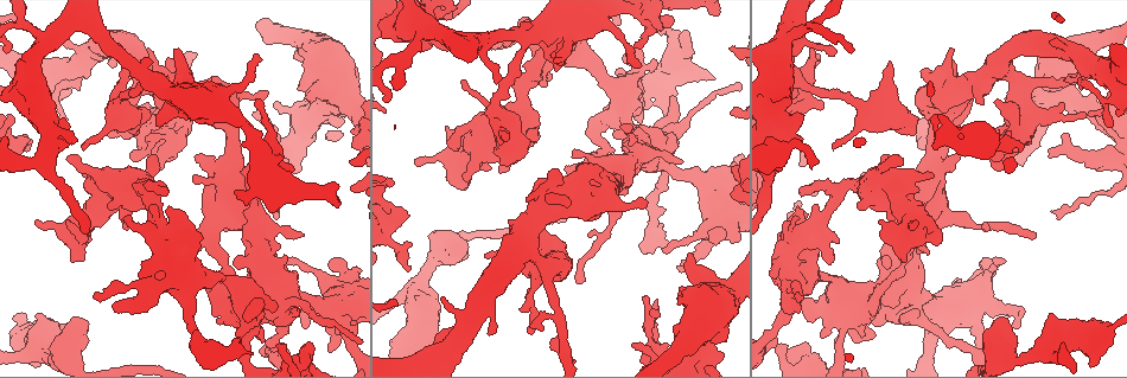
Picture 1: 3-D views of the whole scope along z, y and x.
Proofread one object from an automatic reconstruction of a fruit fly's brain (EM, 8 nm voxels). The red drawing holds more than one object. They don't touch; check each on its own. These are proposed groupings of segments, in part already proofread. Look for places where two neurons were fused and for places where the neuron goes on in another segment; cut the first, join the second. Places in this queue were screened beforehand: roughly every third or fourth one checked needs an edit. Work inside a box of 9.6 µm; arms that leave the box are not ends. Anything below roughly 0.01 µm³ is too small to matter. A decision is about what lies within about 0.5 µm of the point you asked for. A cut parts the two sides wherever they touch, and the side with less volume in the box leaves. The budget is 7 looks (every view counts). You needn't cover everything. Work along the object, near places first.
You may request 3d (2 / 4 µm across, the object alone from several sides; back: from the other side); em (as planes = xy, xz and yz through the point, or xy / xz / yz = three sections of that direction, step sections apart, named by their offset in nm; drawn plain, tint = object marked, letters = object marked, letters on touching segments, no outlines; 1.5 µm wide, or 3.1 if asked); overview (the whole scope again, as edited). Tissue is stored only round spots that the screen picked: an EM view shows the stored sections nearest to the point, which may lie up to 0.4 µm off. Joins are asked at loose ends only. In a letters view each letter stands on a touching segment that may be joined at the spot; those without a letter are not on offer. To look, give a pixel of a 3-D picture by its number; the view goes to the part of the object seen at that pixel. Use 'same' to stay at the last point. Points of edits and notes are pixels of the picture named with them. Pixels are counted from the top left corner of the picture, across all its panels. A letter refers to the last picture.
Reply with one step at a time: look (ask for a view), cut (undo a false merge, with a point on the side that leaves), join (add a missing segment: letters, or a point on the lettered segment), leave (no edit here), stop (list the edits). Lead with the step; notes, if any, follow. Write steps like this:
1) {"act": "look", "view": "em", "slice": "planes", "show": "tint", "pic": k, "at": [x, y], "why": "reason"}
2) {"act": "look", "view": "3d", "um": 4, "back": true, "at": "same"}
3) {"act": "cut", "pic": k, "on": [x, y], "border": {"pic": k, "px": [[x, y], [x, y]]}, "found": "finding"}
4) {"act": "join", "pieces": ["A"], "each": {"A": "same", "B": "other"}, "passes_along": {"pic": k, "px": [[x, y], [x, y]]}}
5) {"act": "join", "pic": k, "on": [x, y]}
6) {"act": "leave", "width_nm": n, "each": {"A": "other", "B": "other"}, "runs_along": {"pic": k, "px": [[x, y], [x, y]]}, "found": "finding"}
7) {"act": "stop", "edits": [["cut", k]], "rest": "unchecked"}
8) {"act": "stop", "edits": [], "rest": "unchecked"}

{"act": "look", "view": "em", "slice": "planes", "show": "plain", "pic": 1, "at": [63, 324], "why": "free end"}

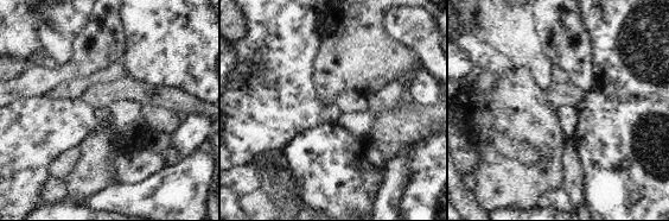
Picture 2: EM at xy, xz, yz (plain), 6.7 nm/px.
{"act": "look", "view": "em", "slice": "planes", "show": "letters", "at": "same"}

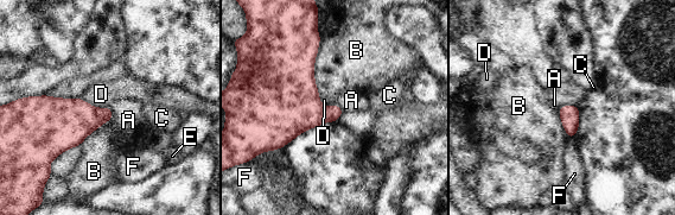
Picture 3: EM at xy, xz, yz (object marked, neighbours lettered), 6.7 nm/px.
{"act": "leave", "each": {"A": "other", "B": "other", "C": "other", "D": "other", "E": "other", "F": "other"}, "border": {"pic": 3, "px": [[81, 97], [93, 106], [108, 107]]}, "found": "none of them fits"}

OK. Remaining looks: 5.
{"act": "look", "view": "3d", "um": 4, "pic": 1, "at": [278, 210], "why": "branch stops here"}

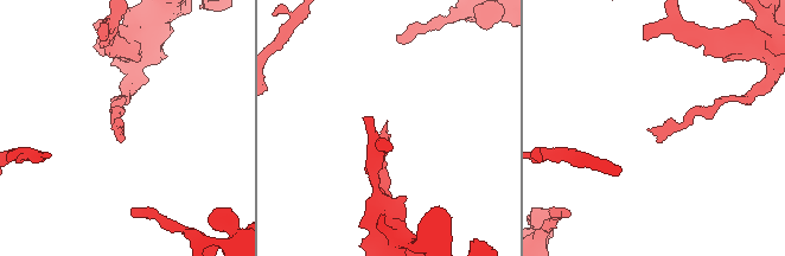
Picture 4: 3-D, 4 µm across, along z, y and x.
{"act": "look", "view": "em", "slice": "xz", "step": 8, "show": "letters", "pic": 4, "at": [120, 129], "why": "need the tissue"}

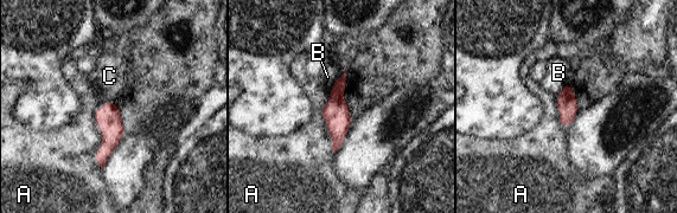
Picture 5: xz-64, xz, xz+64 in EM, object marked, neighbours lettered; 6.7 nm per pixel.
{"act": "look", "view": "em", "slice": "planes", "show": "letters", "at": "same", "why": "cut it another way"}

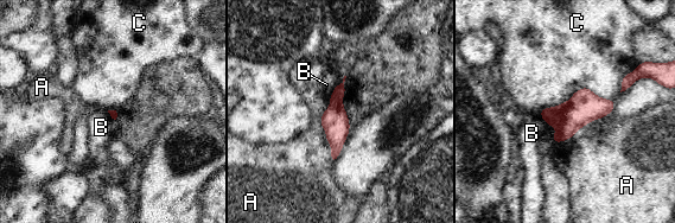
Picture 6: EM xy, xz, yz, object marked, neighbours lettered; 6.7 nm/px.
{"act": "leave", "each": {"A": "other", "B": "other", "C": "other"}, "border": {"pic": 6, "px": [[612, 99], [581, 87], [539, 112]]}, "found": "no lettered segment goes on from it"}

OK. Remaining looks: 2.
{"act": "look", "view": "em", "slice": "yz", "step": 4, "show": "tint", "pic": 1, "at": [215, 288], "why": "sudden change in width"}

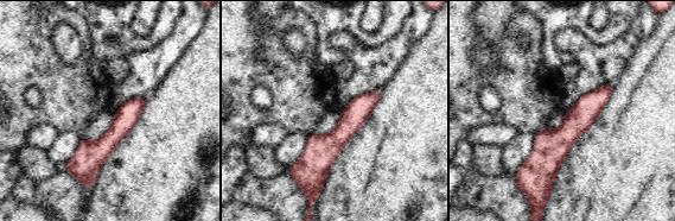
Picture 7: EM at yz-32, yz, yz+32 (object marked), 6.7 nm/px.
{"act": "look", "view": "em", "slice": "planes", "show": "letters", "at": "same", "why": "another direction"}

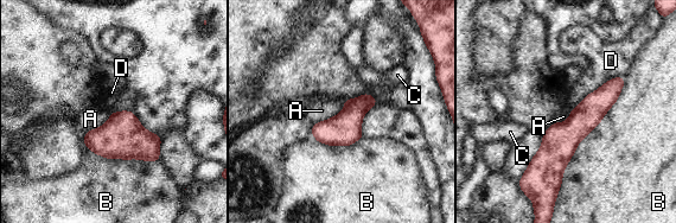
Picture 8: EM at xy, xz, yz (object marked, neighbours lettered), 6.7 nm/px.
{"act": "leave", "each": {"A": "other", "B": "other", "C": "other", "D": "other"}, "runs_along": {"pic": 8, "px": [[619, 80], [559, 144], [552, 198]]}, "found": "one neuron here"}

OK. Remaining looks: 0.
{"act": "stop", "edits": [], "rest": "unchecked"}

